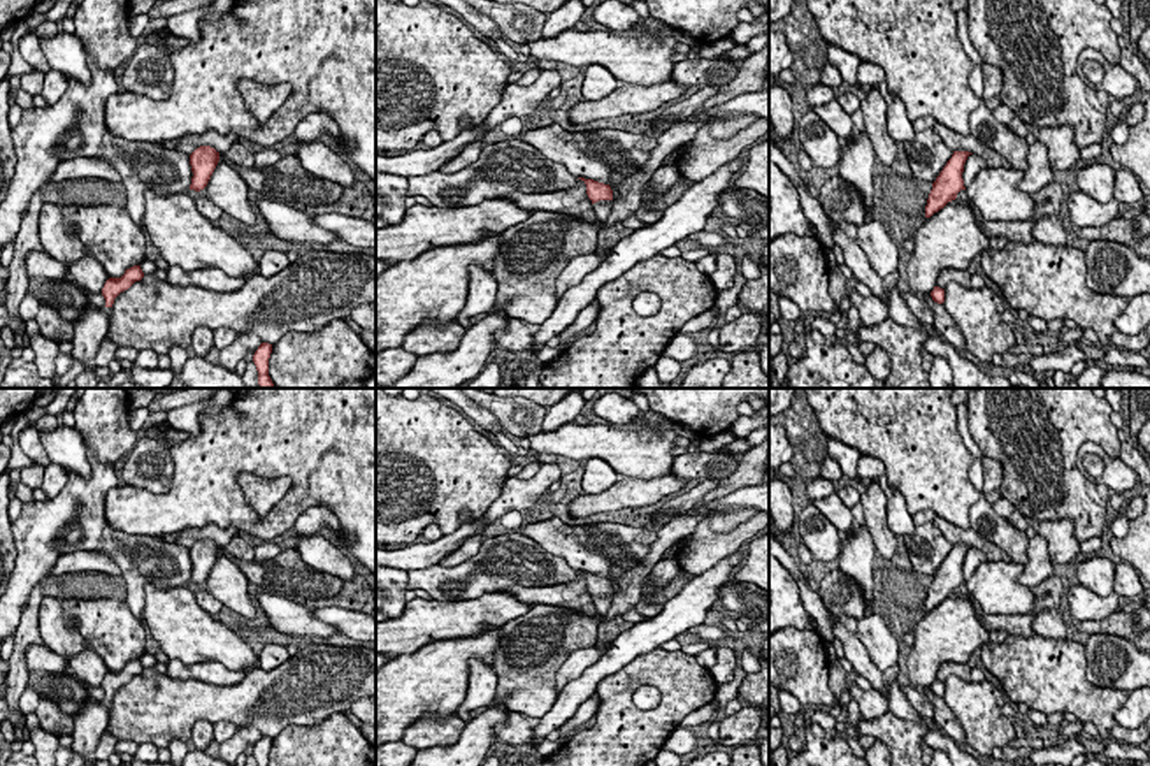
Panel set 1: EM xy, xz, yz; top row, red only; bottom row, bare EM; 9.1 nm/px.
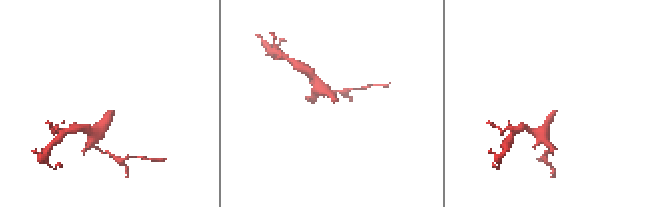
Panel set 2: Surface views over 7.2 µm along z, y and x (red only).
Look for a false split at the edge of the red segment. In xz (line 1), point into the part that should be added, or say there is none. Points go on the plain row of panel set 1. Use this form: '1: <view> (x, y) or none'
1: xz (532, 647)

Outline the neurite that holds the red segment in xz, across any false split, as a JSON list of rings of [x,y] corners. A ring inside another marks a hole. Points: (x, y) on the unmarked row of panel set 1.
[[[578,573],[586,578],[593,597],[593,617],[571,608],[535,604],[500,627],[499,648],[493,654],[495,703],[502,703],[509,712],[535,719],[548,713],[558,696],[557,669],[574,650],[597,643],[599,620],[613,604],[613,583],[593,573]]]

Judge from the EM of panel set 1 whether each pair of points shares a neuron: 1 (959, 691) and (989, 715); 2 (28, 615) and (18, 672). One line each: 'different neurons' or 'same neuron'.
1: same neuron
2: same neuron

